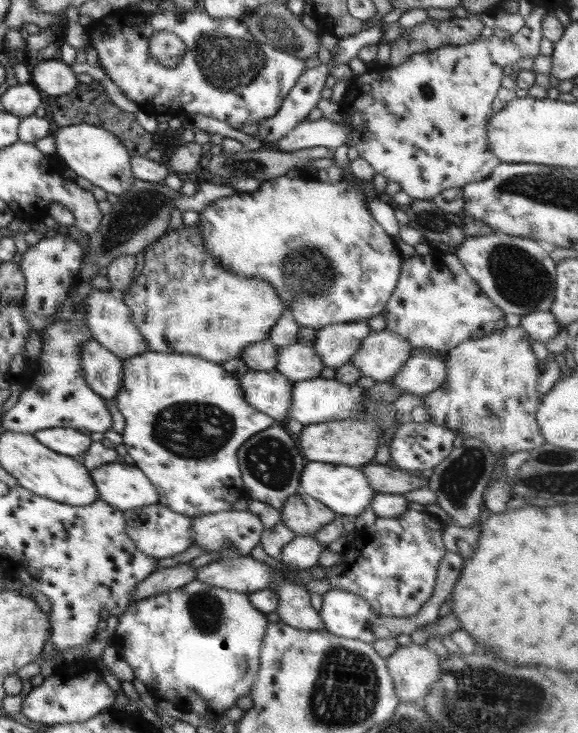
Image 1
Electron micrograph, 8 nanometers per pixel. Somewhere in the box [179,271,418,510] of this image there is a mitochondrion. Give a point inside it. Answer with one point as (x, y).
(270, 459)

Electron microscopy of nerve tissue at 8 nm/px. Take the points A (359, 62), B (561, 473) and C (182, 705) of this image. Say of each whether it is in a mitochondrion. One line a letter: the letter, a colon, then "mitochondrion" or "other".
A: other
B: mitochondrion
C: other

